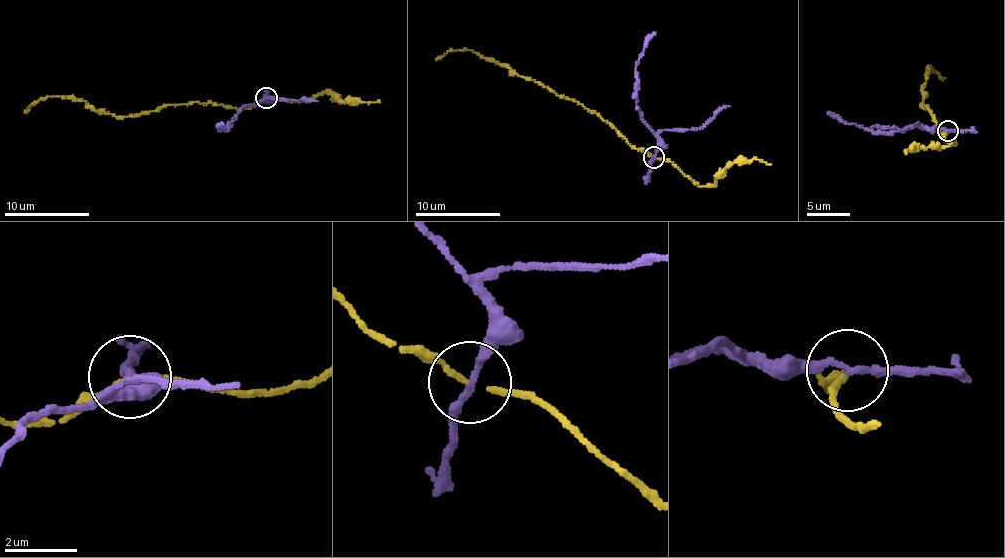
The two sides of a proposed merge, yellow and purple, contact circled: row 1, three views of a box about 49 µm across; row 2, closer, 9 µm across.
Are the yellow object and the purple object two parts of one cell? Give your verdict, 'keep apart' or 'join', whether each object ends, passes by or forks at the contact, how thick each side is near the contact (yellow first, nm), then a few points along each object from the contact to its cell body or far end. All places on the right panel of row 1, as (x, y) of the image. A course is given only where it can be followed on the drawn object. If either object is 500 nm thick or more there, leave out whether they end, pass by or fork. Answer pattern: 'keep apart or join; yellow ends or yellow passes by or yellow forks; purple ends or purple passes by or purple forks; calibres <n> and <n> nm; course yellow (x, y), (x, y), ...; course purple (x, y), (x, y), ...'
keep apart; yellow passes by; purple passes by; calibres 110 and 190 nm; course yellow (948, 130), (943, 135), (930, 111), (921, 105), (927, 66), (931, 65), (943, 80); course purple (948, 130), (924, 129), (917, 124), (888, 133), (858, 127), (827, 112)

